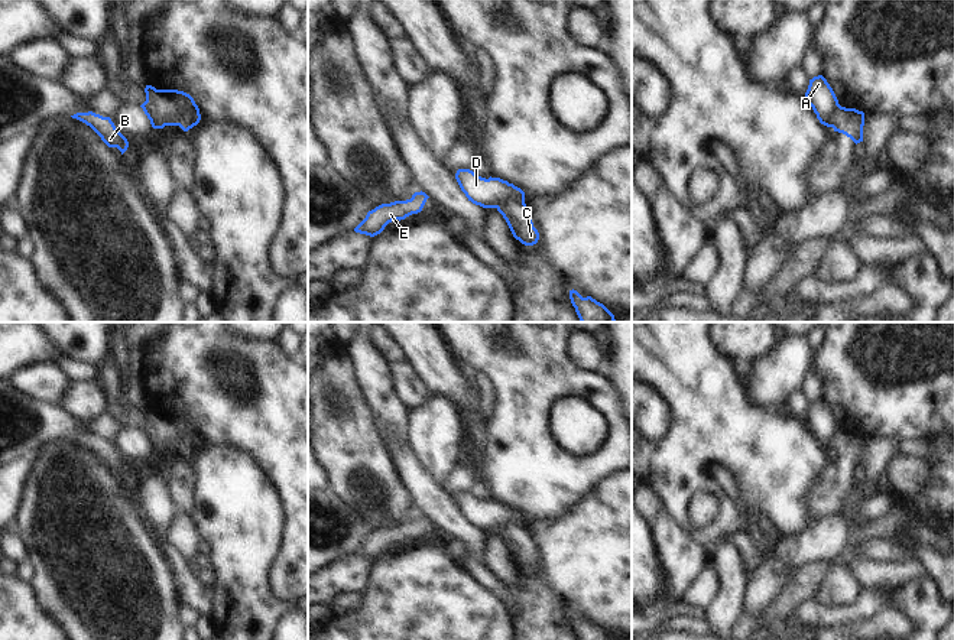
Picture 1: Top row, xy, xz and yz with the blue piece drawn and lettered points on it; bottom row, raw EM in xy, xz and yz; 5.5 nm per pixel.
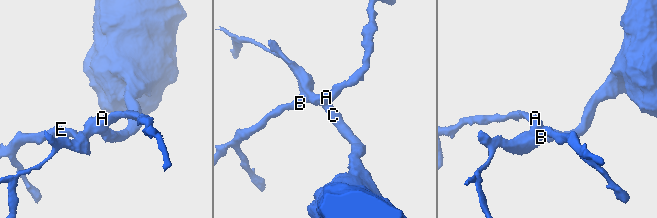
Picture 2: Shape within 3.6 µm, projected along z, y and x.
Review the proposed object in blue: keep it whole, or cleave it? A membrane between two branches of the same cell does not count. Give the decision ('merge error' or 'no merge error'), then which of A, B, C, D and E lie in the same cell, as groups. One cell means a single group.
merge error | A B D E / C

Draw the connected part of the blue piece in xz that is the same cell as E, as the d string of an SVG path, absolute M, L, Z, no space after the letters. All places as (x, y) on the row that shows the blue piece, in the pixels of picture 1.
M415 192L411 199L382 204L369 211L366 218L354 228L356 233L374 237L392 221L400 221L422 211L429 196L425 192Z

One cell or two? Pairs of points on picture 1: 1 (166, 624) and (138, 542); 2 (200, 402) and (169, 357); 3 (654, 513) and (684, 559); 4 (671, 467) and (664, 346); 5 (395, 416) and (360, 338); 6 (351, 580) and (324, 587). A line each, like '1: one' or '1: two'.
1: one
2: one
3: one
4: one
5: one
6: one

